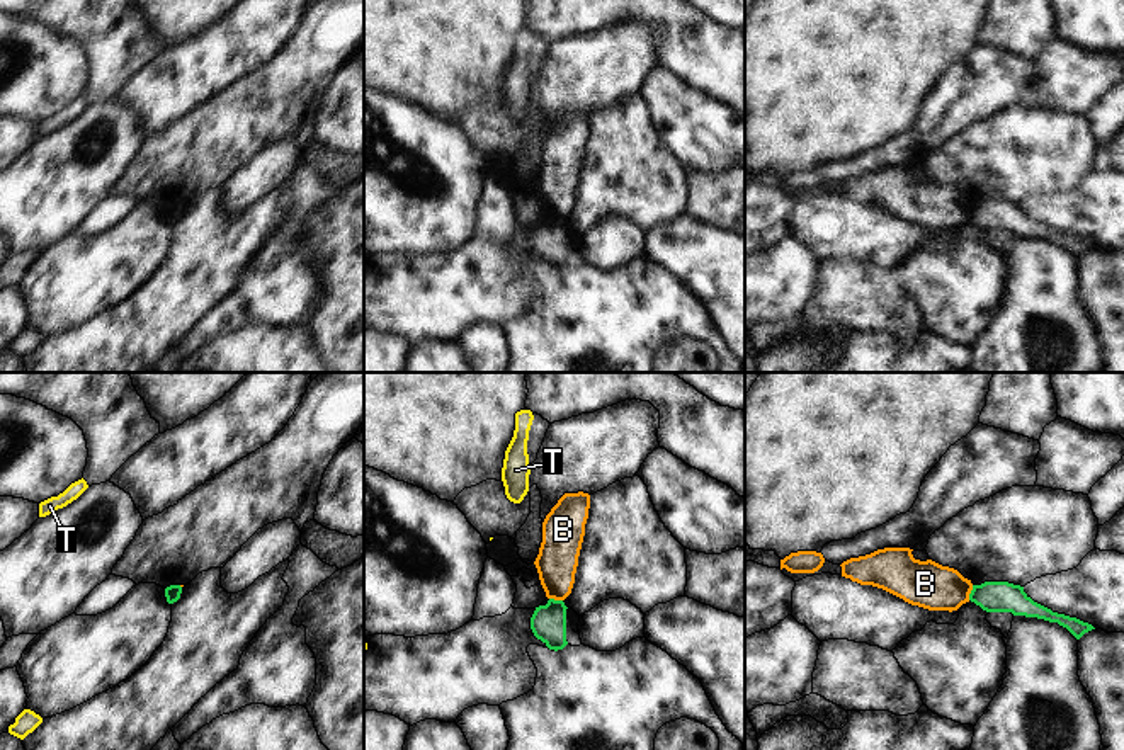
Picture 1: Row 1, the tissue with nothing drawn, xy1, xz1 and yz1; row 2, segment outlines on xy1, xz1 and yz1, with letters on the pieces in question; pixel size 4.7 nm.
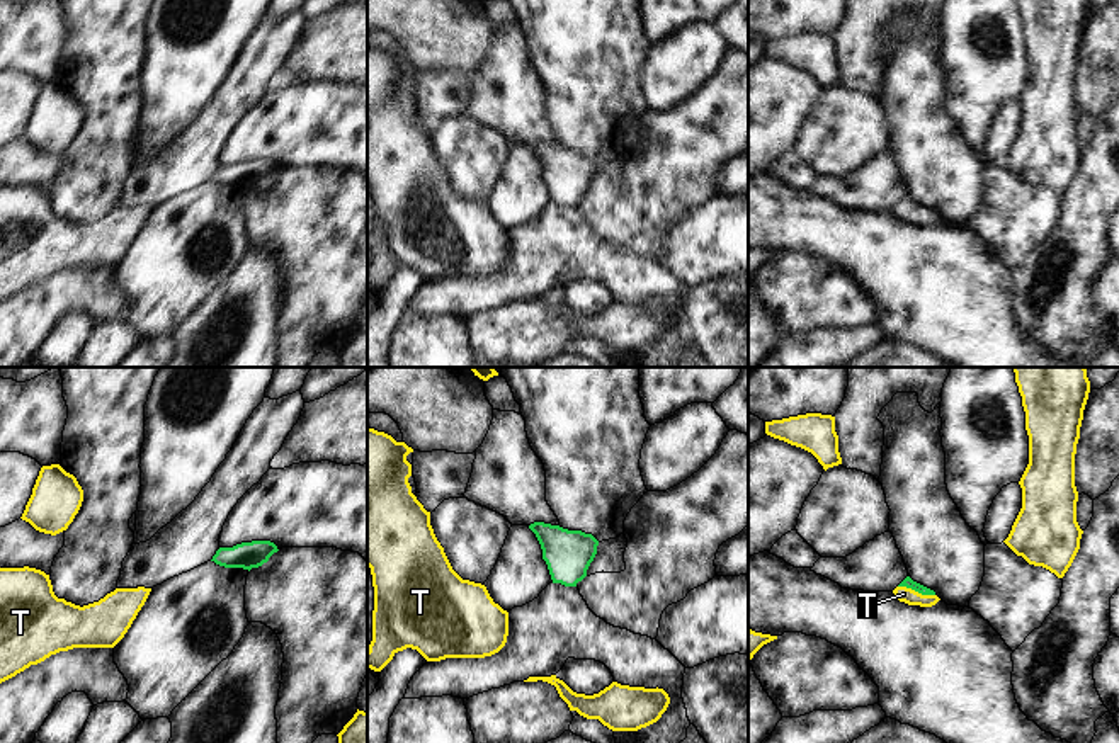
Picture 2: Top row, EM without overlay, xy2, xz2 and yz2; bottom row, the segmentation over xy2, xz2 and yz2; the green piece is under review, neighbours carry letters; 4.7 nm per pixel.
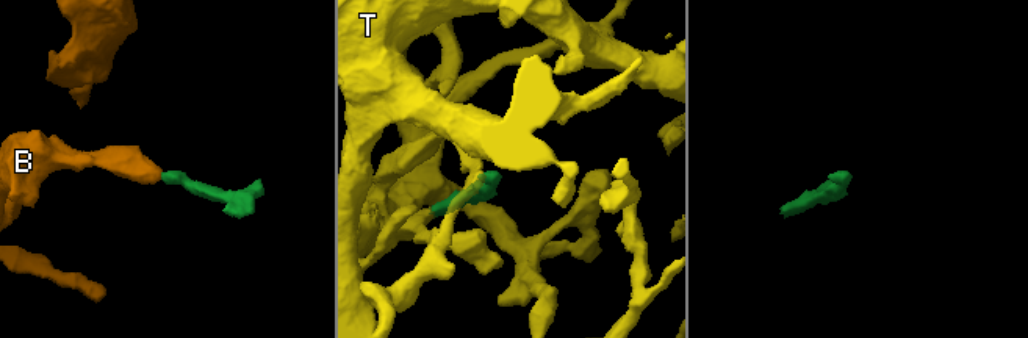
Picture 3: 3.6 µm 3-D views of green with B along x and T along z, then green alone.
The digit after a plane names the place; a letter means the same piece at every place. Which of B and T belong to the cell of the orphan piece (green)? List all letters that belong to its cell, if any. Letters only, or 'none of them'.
T.

